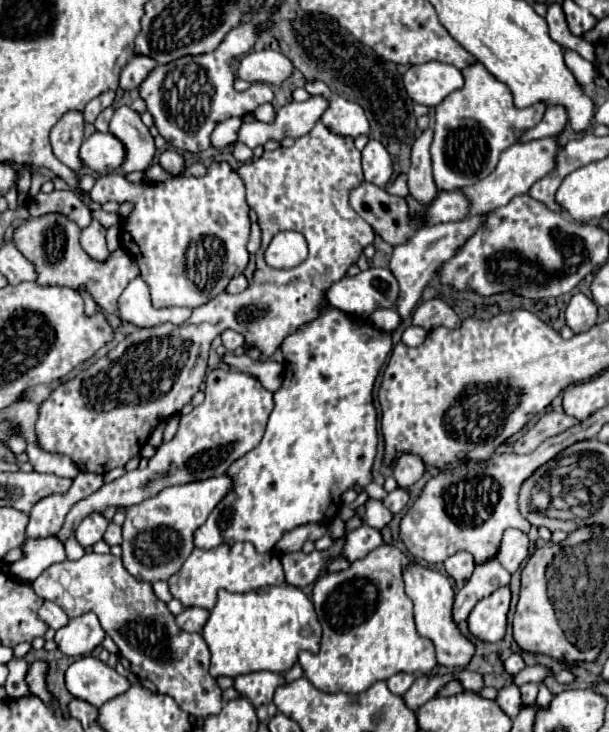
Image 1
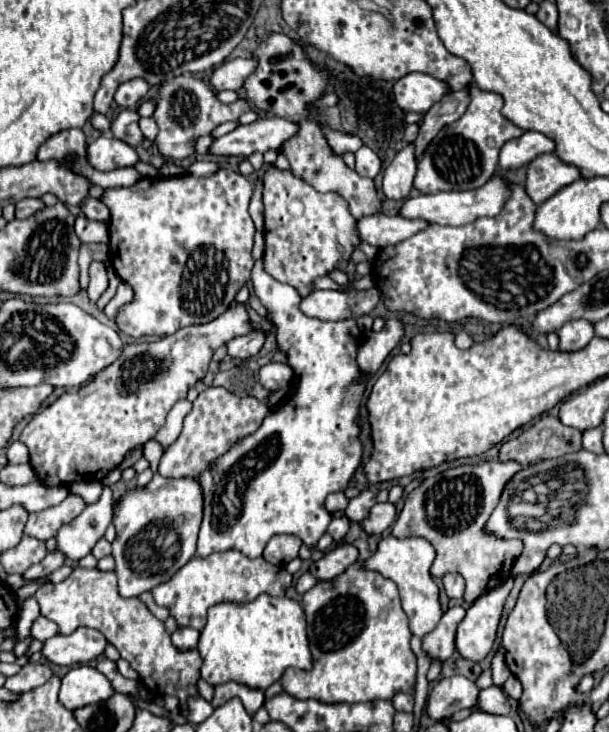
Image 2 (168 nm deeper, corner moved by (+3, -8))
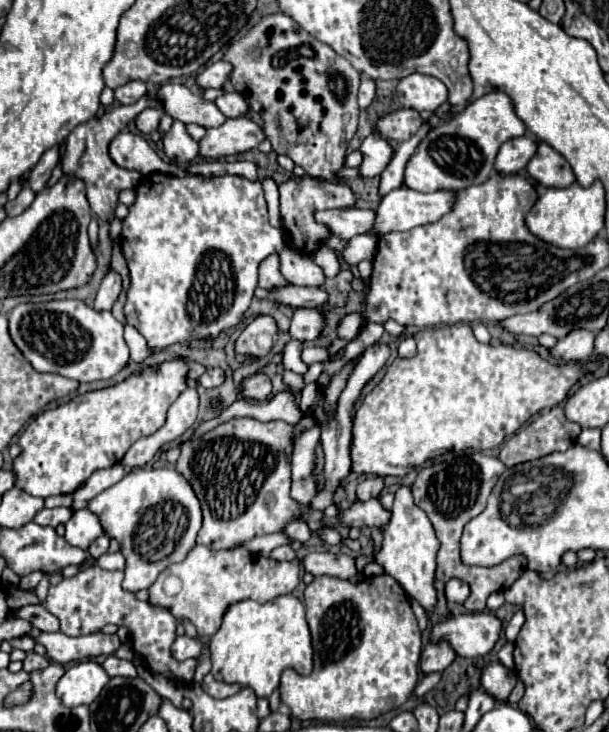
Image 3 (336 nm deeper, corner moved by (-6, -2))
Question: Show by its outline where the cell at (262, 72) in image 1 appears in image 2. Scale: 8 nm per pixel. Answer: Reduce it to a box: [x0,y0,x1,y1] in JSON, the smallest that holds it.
[211,58,255,90]

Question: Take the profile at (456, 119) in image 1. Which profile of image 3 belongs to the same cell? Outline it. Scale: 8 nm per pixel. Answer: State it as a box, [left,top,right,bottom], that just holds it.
[404,92,526,192]

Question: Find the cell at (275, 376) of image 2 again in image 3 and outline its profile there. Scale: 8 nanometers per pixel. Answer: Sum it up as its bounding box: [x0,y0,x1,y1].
[302,346,332,364]

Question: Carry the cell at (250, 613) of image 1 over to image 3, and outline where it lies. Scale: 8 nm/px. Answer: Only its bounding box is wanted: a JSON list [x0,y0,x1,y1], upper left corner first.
[210,594,312,698]

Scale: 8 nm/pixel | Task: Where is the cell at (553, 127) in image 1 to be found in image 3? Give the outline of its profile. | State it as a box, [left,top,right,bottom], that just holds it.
[494,136,538,174]

